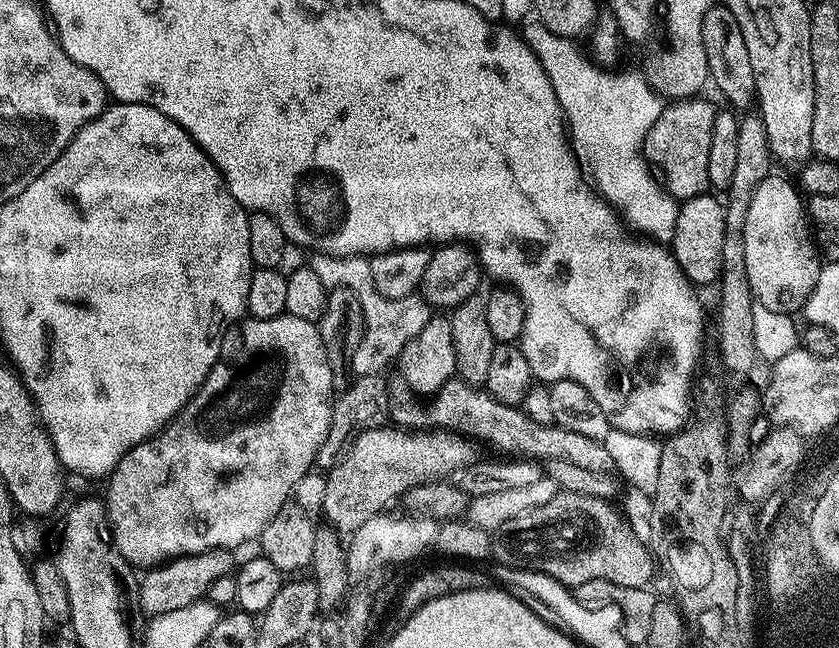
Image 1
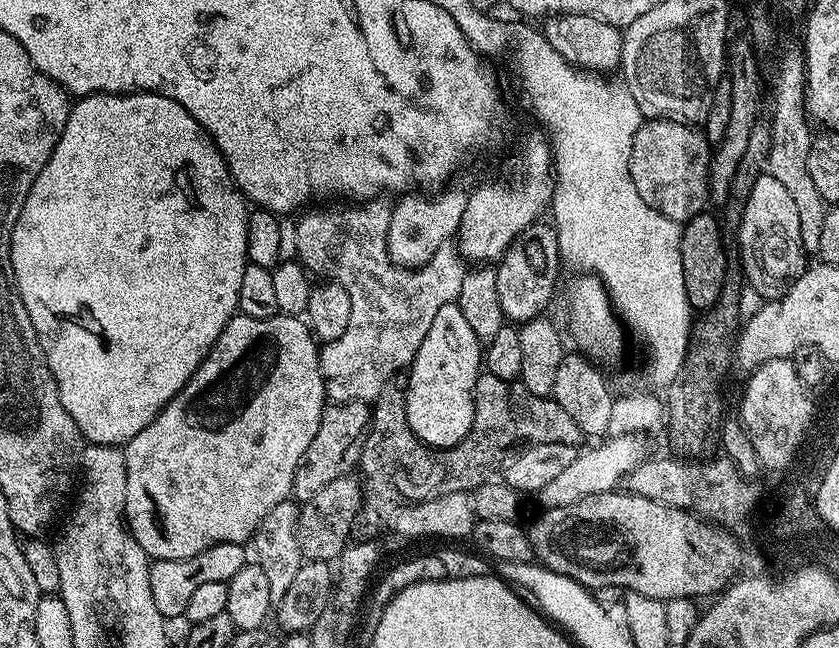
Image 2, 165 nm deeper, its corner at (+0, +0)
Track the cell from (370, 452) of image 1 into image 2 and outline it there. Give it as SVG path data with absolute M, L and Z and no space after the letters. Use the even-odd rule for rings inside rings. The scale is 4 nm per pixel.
M352 474L330 482L314 497L303 501L300 508L299 524L296 527L301 555L307 560L329 563L339 558L347 547L360 510L363 485Z

